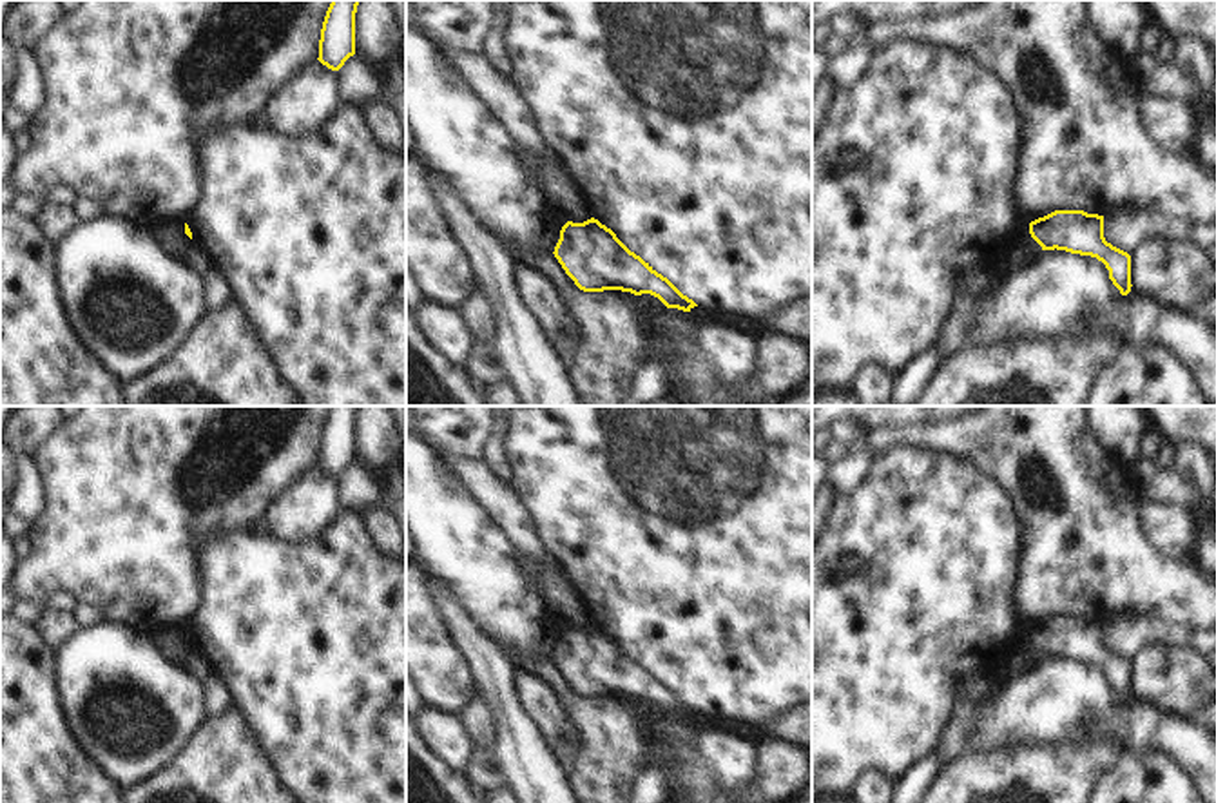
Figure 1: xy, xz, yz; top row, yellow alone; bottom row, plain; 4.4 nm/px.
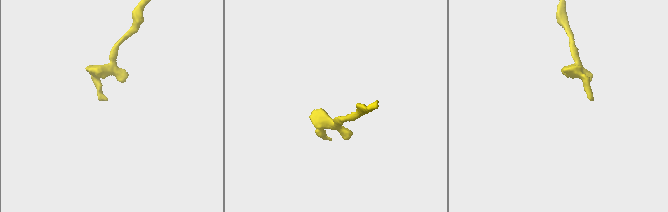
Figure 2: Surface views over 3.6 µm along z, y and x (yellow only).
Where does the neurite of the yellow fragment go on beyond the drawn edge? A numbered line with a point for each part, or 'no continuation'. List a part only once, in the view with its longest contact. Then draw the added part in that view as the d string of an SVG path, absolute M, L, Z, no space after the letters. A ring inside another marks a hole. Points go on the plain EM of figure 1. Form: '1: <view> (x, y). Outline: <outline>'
no continuation.

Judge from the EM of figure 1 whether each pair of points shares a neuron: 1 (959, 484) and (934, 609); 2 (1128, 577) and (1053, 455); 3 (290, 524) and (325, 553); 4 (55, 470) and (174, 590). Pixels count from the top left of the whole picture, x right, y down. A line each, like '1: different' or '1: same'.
1: same
2: same
3: different
4: same

